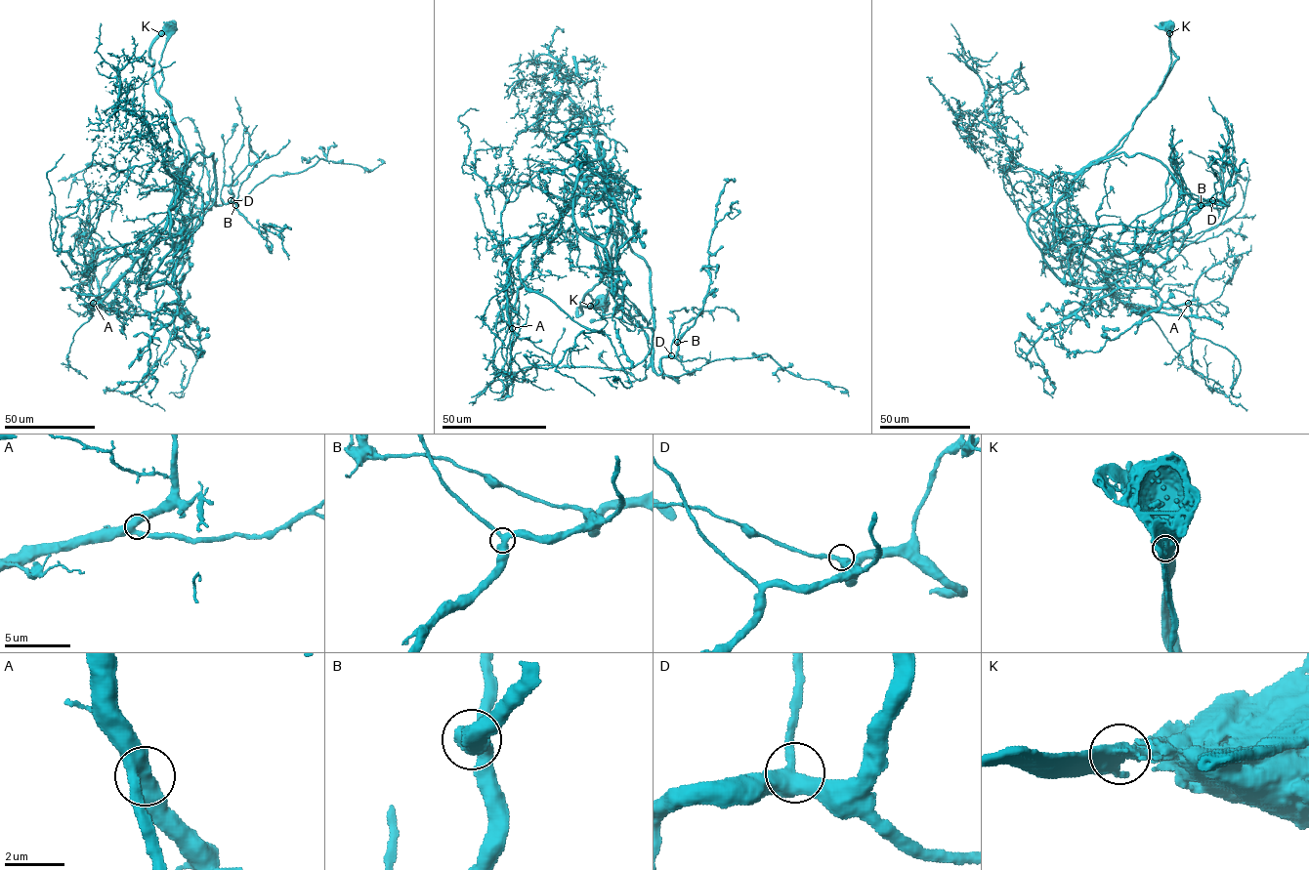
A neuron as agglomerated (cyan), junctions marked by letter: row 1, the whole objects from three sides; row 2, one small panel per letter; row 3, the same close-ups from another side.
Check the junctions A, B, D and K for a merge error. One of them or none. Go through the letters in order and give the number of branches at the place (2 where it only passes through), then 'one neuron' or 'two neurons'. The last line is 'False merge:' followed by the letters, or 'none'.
A: 3 | one neuron
B: 3 | one neuron
D: 3 | one neuron
K: 3 | two neurons
False merge: K

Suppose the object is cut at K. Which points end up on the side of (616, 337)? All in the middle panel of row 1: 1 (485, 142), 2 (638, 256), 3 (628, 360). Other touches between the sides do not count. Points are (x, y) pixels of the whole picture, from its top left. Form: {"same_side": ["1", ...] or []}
{"same_side": ["3"]}

